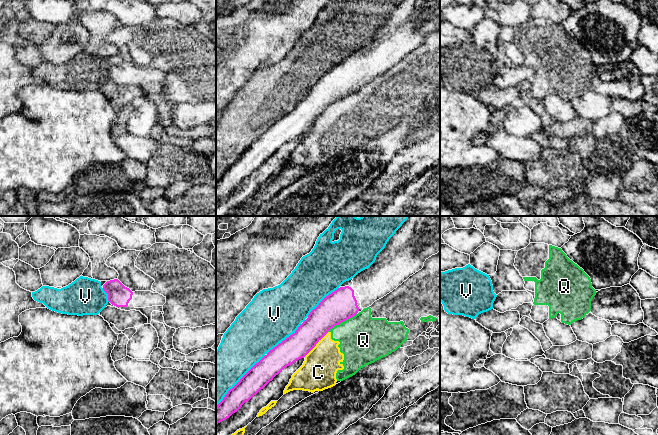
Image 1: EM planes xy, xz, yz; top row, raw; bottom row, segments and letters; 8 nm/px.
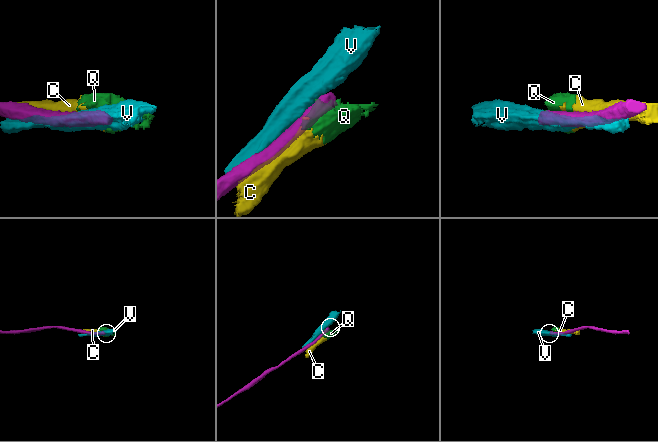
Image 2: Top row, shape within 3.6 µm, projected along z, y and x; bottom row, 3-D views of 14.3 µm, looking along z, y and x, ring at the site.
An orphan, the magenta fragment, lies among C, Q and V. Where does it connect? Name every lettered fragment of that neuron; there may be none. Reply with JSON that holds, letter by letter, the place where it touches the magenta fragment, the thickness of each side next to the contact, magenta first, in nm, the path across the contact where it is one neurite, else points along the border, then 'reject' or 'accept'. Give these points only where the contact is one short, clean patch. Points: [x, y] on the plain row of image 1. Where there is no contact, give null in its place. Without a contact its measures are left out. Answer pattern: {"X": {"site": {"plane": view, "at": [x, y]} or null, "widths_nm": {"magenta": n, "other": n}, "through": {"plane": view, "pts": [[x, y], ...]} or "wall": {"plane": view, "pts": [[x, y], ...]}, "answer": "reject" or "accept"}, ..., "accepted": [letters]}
{"C": {"site": {"plane": "xz", "at": [315, 121]}, "widths_nm": {"magenta": 220, "other": 280}, "answer": "reject"}, "Q": {"site": {"plane": "xz", "at": [341, 98]}, "widths_nm": {"magenta": 240, "other": 380}, "answer": "reject"}, "V": {"site": {"plane": "xz", "at": [239, 157]}, "widths_nm": {"magenta": 180, "other": 360}, "answer": "reject"}, "accepted": []}

